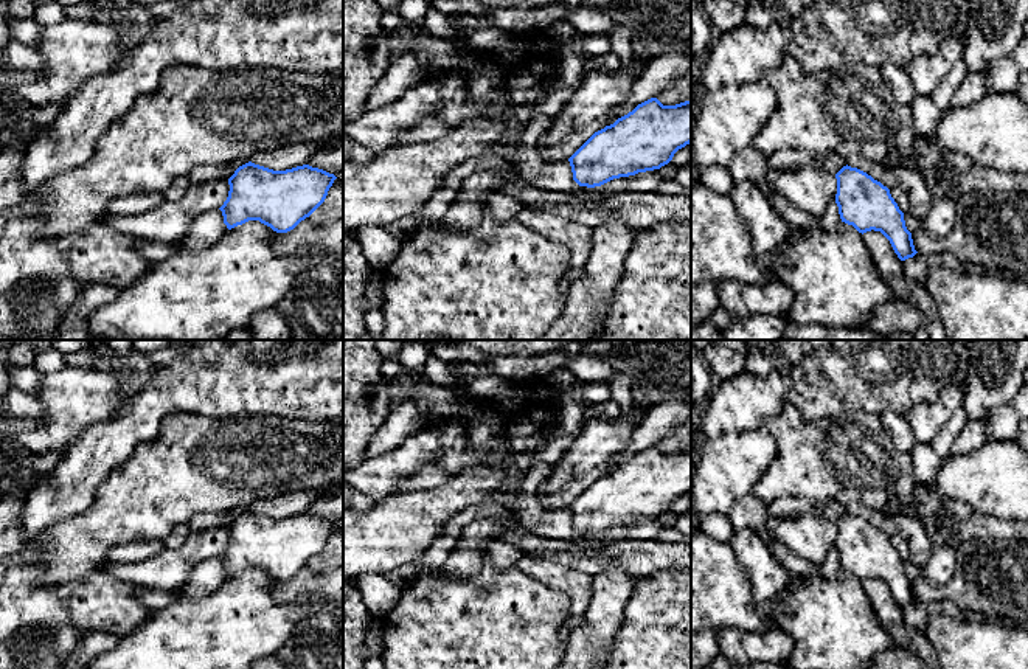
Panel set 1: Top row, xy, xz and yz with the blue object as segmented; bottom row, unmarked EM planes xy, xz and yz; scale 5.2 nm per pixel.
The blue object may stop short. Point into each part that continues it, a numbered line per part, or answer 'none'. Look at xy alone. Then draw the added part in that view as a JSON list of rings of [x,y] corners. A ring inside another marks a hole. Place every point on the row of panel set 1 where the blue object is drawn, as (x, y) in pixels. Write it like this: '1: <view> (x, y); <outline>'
none

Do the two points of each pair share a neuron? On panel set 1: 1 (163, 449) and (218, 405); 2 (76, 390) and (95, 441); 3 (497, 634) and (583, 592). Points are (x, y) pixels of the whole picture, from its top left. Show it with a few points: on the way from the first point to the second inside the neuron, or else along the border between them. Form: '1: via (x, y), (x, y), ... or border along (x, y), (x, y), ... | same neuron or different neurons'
1: border along (170, 415), (193, 412), (238, 418) | different neurons
2: border along (121, 407), (114, 416), (90, 426), (78, 438) | different neurons
3: border along (536, 581), (562, 592), (569, 599), (570, 615) | different neurons

